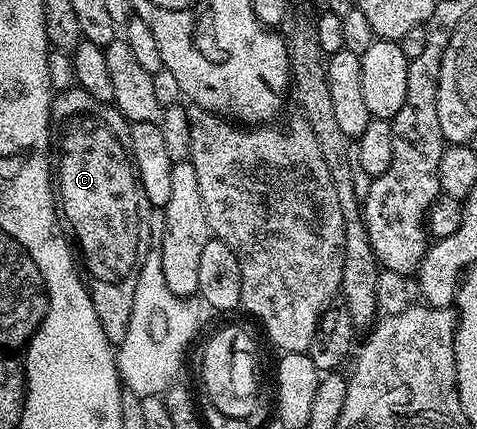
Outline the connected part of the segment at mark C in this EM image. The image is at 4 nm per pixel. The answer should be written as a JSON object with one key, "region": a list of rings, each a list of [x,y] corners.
{"region":[[[79,86],[59,93],[52,101],[52,115],[58,118],[58,132],[60,128],[60,184],[58,180],[58,204],[62,209],[63,219],[66,221],[70,232],[70,227],[72,227],[73,233],[71,232],[71,235],[74,237],[74,248],[76,251],[74,259],[84,285],[88,287],[90,302],[94,302],[94,314],[98,314],[98,322],[102,322],[102,334],[106,334],[106,338],[114,346],[119,346],[122,338],[126,338],[127,328],[130,327],[130,310],[134,310],[134,286],[138,286],[138,274],[140,273],[140,261],[142,259],[142,212],[140,216],[140,204],[142,205],[142,193],[138,187],[134,165],[130,159],[130,152],[126,147],[125,141],[121,137],[121,141],[116,137],[115,130],[99,116],[99,112],[102,112],[100,103],[94,98],[90,98],[90,94],[86,94],[86,90],[82,90]]]}

